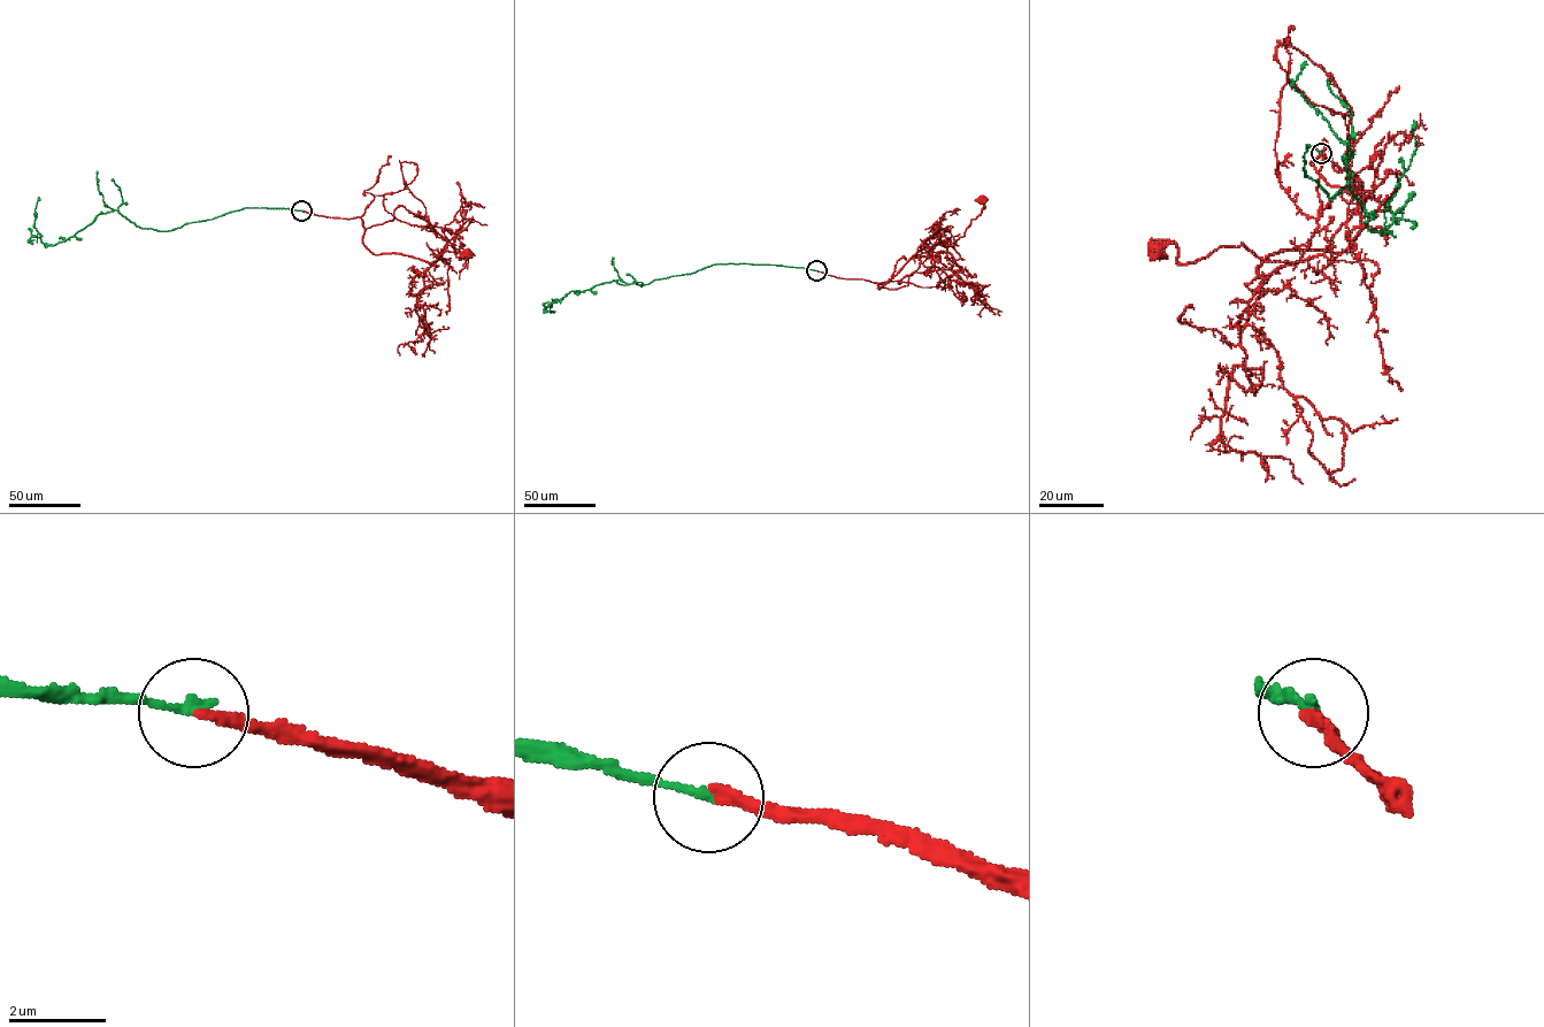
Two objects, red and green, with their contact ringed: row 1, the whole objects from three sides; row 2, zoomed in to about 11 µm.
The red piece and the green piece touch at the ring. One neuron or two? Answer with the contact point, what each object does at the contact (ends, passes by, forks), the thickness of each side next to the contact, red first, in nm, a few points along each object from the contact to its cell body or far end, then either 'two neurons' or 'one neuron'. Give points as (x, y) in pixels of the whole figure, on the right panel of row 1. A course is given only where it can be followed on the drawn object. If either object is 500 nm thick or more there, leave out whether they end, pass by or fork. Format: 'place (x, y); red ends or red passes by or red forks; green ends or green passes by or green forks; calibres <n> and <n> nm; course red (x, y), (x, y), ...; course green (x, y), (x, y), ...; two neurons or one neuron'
place (1321, 153); red ends; green ends; calibres 240 and 200 nm; course red (1321, 153), (1361, 196), (1342, 252), (1281, 248), (1266, 277), (1295, 263), (1157, 248); course green (1321, 153), (1306, 145), (1305, 174), (1331, 199), (1351, 179), (1350, 151), (1347, 182), (1381, 231), (1415, 121); one neuron

